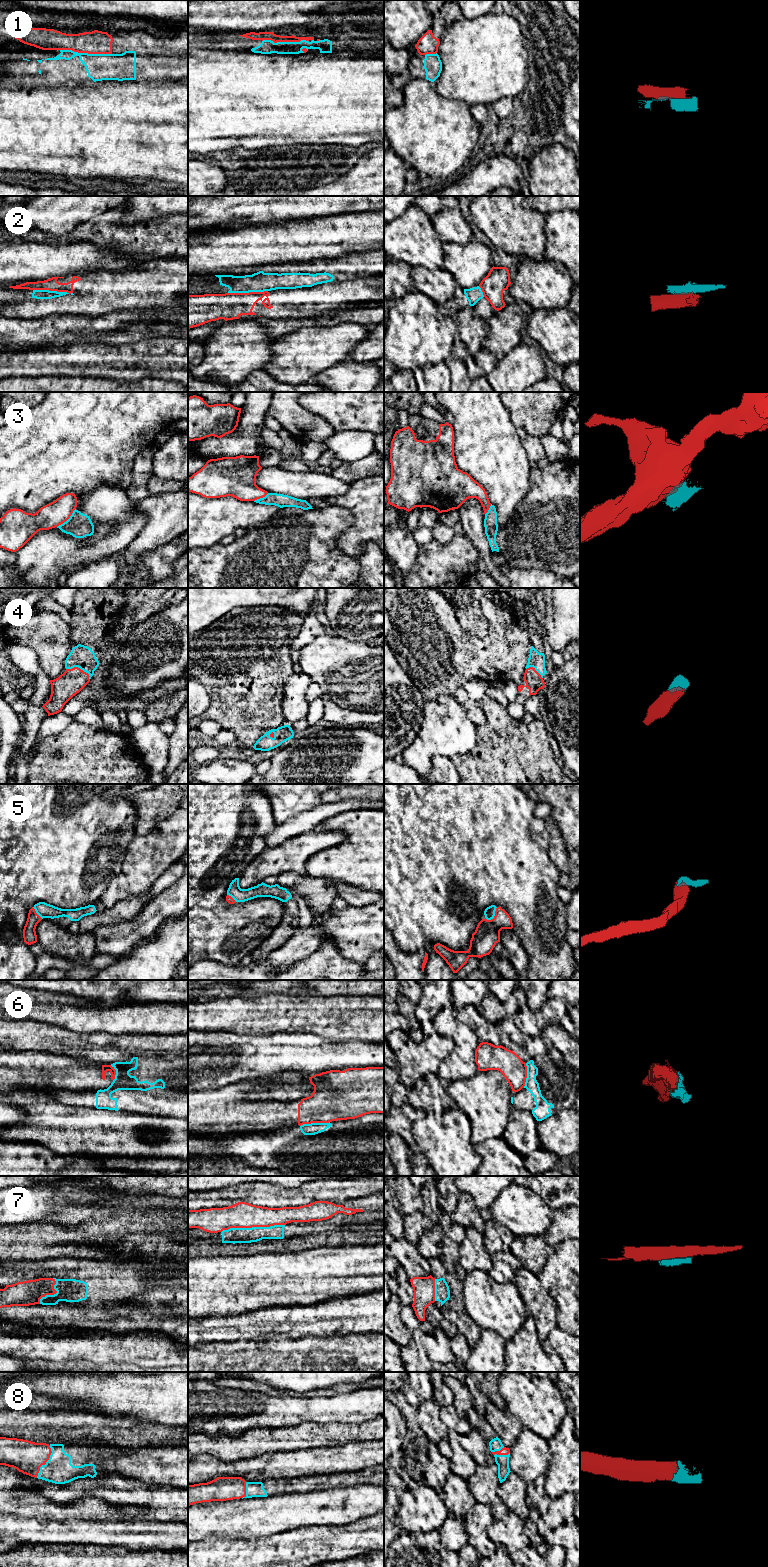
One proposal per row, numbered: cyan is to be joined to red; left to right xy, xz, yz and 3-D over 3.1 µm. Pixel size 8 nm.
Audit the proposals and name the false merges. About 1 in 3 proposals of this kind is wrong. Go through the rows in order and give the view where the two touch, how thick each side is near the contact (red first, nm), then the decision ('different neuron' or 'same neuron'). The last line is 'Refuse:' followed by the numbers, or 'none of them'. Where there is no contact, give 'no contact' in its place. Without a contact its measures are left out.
1: contact in xy; calibres 190 and 220 nm; different neuron
2: contact in xz; calibres 220 and 160 nm; different neuron
3: contact in xy; calibres 200 and 200 nm; different neuron
4: contact in xy; calibres 200 and 180 nm; same neuron
5: contact in yz; calibres 200 and 90 nm; same neuron
6: contact in xz; calibres 360 and 100 nm; different neuron
7: contact in xz; calibres 200 and 130 nm; different neuron
8: contact in xy; calibres 260 and 220 nm; same neuron
Refuse: 1, 2, 3, 6, 7

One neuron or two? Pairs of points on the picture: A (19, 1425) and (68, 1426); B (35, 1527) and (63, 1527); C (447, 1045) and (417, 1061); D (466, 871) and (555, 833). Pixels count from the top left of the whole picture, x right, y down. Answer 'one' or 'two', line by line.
A: one
B: one
C: one
D: two

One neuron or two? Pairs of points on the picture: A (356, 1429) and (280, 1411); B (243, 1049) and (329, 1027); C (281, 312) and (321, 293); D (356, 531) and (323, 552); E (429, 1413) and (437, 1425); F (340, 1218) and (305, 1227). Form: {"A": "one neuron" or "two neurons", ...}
{"A": "two neurons", "B": "two neurons", "C": "one neuron", "D": "two neurons", "E": "one neuron", "F": "one neuron"}

